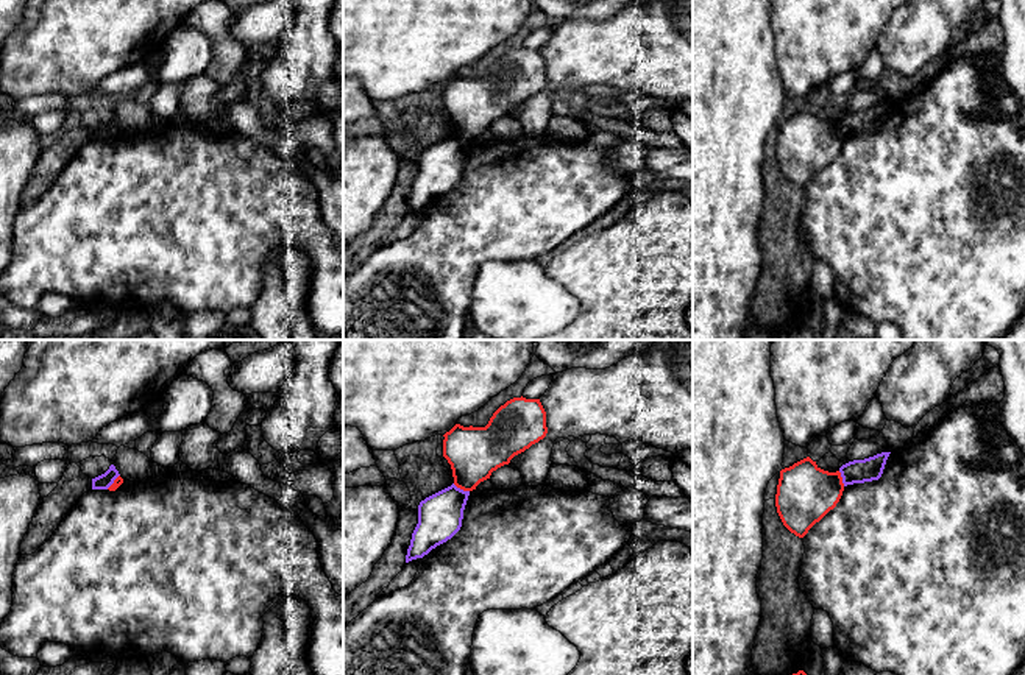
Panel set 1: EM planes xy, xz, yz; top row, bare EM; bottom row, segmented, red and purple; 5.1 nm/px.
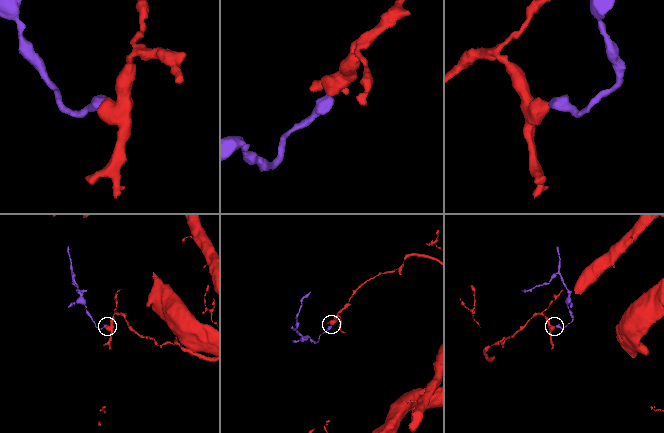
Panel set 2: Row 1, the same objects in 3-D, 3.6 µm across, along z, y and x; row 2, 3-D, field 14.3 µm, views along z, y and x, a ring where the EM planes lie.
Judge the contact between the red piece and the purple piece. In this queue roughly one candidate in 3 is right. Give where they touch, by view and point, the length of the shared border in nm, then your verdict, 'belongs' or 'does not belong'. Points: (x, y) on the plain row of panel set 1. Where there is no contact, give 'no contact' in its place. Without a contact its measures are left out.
xz (461, 139) | 100 nm | does not belong

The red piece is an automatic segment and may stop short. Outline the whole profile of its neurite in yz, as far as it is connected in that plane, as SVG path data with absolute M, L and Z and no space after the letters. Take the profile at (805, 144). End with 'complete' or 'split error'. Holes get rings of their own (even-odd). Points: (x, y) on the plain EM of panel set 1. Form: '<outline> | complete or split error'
M810 108L780 122L775 145L783 176L799 189L836 157L844 142L841 123L821 120Z | complete

